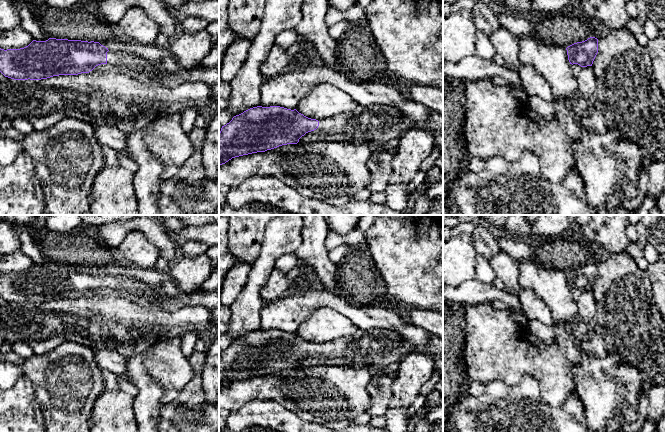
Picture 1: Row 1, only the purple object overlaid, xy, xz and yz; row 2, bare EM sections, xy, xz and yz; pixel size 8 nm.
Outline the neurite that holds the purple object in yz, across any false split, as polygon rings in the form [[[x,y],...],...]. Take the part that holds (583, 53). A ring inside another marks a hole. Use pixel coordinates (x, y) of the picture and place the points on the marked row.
[[[590,37],[568,46],[566,50],[573,73],[577,76],[582,67],[592,66],[598,53],[598,39]]]

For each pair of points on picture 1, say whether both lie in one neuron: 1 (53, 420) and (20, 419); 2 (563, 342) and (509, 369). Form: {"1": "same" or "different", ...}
{"1": "different", "2": "different"}

